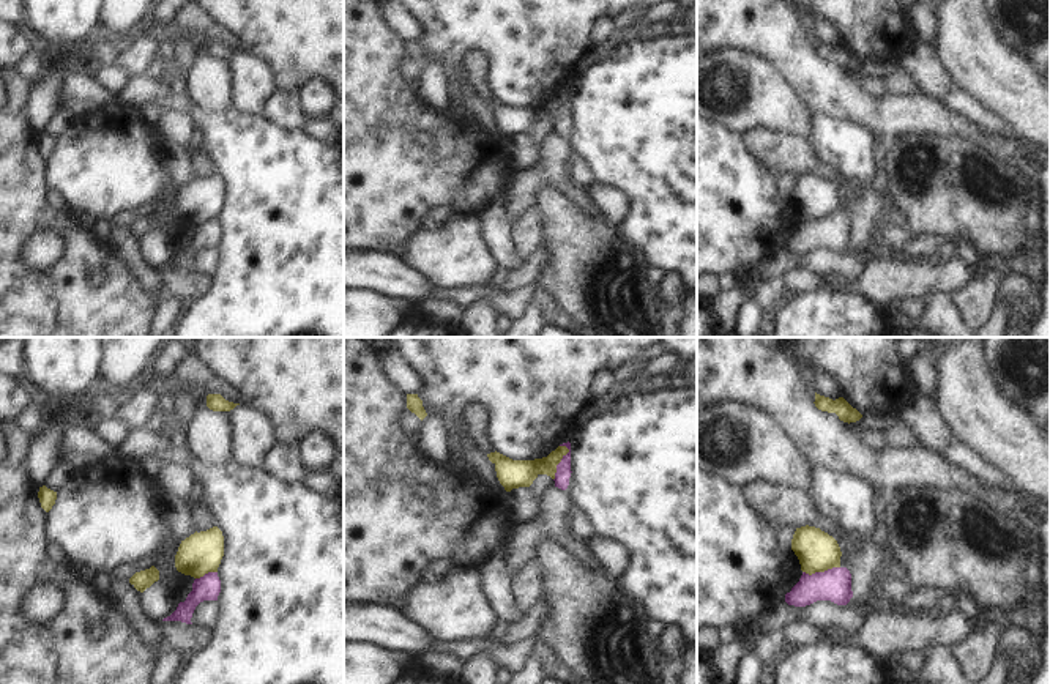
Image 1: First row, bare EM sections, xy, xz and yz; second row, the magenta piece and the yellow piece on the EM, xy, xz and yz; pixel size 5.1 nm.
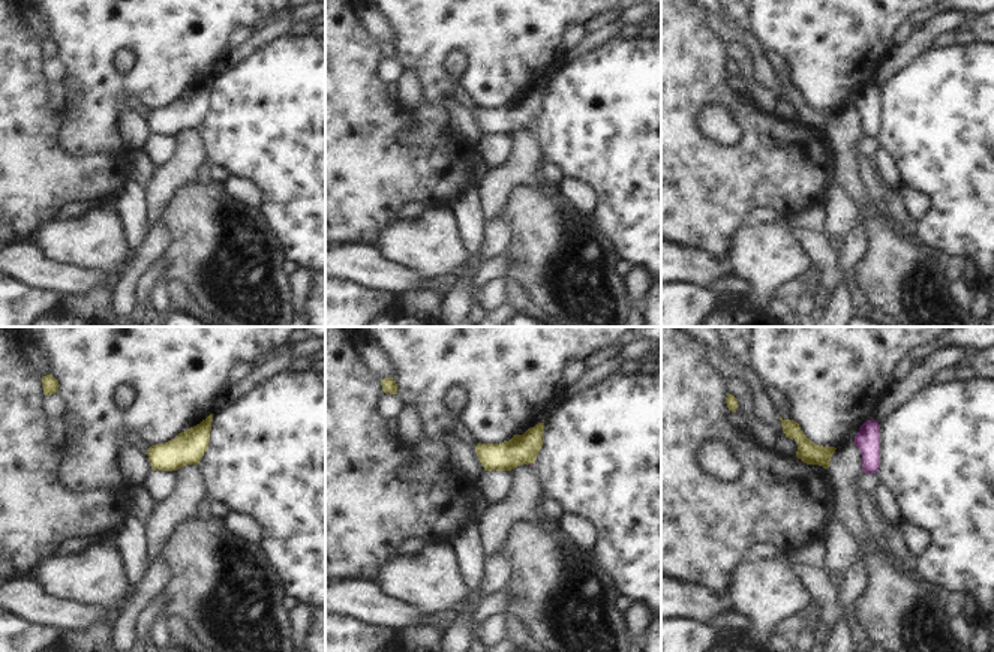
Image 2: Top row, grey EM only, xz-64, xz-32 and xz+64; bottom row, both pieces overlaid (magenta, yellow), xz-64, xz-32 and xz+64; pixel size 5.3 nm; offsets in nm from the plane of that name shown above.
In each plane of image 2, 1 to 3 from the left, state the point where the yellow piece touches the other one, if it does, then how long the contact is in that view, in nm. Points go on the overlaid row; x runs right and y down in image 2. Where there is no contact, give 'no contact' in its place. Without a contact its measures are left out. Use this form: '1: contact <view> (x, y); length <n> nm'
1: no contact
2: no contact
3: no contact

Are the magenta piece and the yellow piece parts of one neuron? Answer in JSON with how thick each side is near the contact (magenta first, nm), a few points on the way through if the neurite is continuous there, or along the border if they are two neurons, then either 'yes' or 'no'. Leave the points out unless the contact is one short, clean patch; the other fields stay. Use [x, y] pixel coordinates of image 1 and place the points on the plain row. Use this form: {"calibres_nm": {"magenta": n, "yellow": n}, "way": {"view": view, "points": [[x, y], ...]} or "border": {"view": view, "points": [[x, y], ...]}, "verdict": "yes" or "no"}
{"calibres_nm": {"magenta": 80, "yellow": 140}, "border": {"view": "xz", "points": [[565, 92], [568, 100], [557, 112], [554, 126]]}, "verdict": "no"}

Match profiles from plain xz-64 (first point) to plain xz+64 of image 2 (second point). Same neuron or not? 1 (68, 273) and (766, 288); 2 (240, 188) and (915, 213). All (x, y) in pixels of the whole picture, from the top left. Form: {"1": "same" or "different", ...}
{"1": "different", "2": "same"}

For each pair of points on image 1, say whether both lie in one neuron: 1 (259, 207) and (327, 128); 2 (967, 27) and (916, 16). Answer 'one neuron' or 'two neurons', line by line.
1: two neurons
2: two neurons

